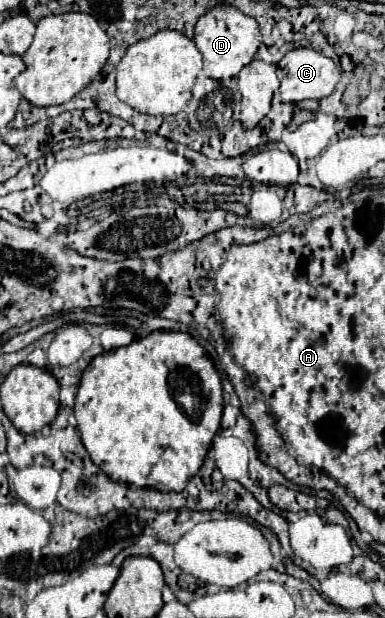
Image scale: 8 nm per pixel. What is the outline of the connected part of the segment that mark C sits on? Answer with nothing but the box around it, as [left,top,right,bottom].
[277,47,341,103]

